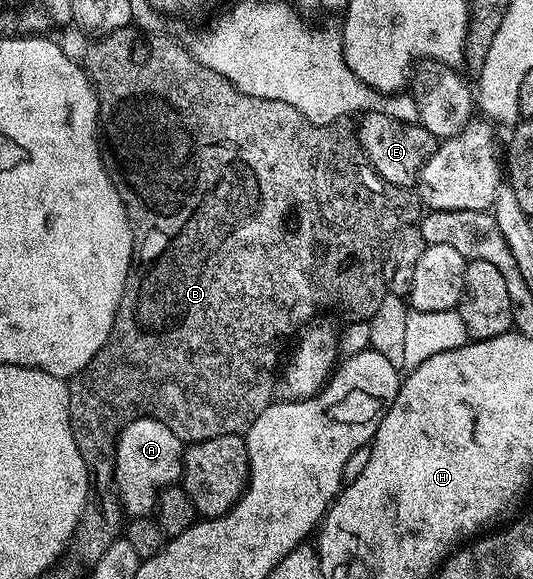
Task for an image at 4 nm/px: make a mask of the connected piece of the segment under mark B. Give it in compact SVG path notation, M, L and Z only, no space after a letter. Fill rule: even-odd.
M129 26L127 28L119 28L113 32L107 32L106 35L93 39L92 45L88 48L88 53L82 59L82 67L88 73L88 79L92 81L92 87L96 89L96 101L100 107L100 119L98 121L98 132L102 137L102 155L106 161L108 176L114 182L114 186L118 190L118 194L124 203L124 209L128 215L128 221L132 227L132 246L134 255L132 257L132 269L128 272L128 281L124 287L124 293L120 299L120 305L116 311L114 318L114 326L111 334L108 335L108 341L102 346L102 350L98 350L98 354L94 354L94 358L90 358L90 362L77 374L67 381L68 397L70 398L70 406L68 407L68 417L72 423L72 433L74 434L74 442L78 442L82 458L86 462L91 479L96 480L100 484L111 485L114 480L114 449L116 446L116 438L121 430L130 422L134 422L143 416L154 418L158 422L162 422L166 426L170 426L170 430L174 430L174 434L183 438L188 442L197 440L205 440L206 438L218 438L222 434L234 434L239 436L247 433L248 427L254 422L254 418L258 418L258 414L262 414L262 410L266 410L268 404L273 403L272 387L277 387L278 384L278 369L282 364L282 356L280 360L280 351L284 348L284 340L291 341L313 319L312 316L319 310L323 304L337 304L342 311L349 317L352 322L367 322L372 319L374 314L378 314L378 306L382 306L382 298L386 295L384 286L384 245L394 234L394 230L398 230L407 224L416 224L422 216L422 205L420 197L416 195L412 188L399 188L390 182L386 182L376 173L374 166L370 166L370 162L364 156L364 151L360 149L360 139L357 138L353 125L348 122L337 122L335 124L311 124L299 114L293 114L286 102L278 102L270 98L254 98L250 94L246 94L242 90L235 88L229 80L222 78L222 74L218 74L213 68L207 64L198 62L189 54L187 47L183 43L179 44L176 40L171 40L168 36L163 36L160 32L143 32L137 26Z

